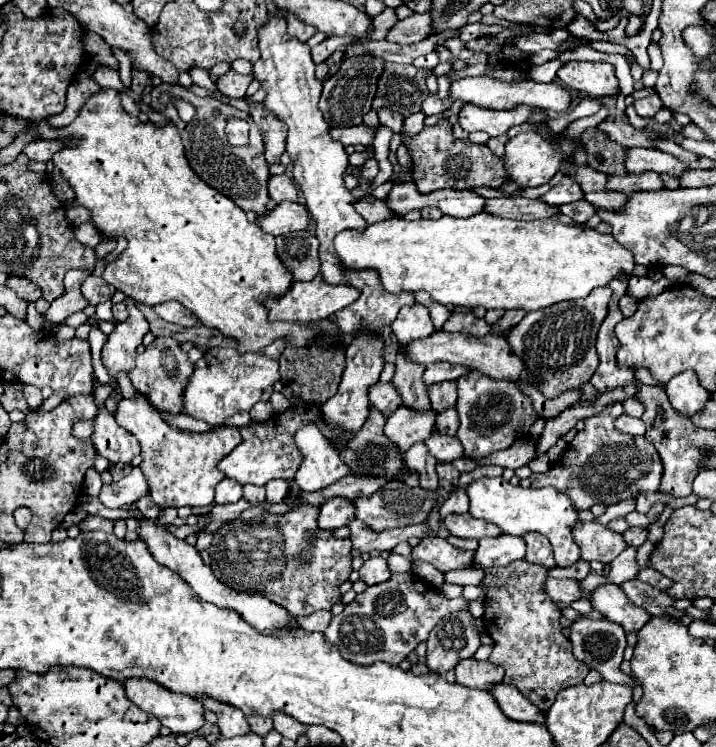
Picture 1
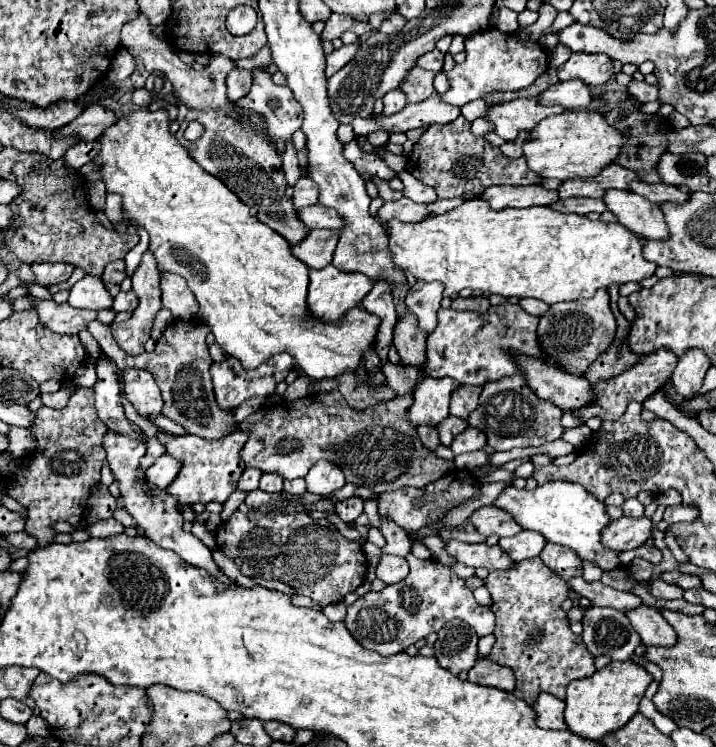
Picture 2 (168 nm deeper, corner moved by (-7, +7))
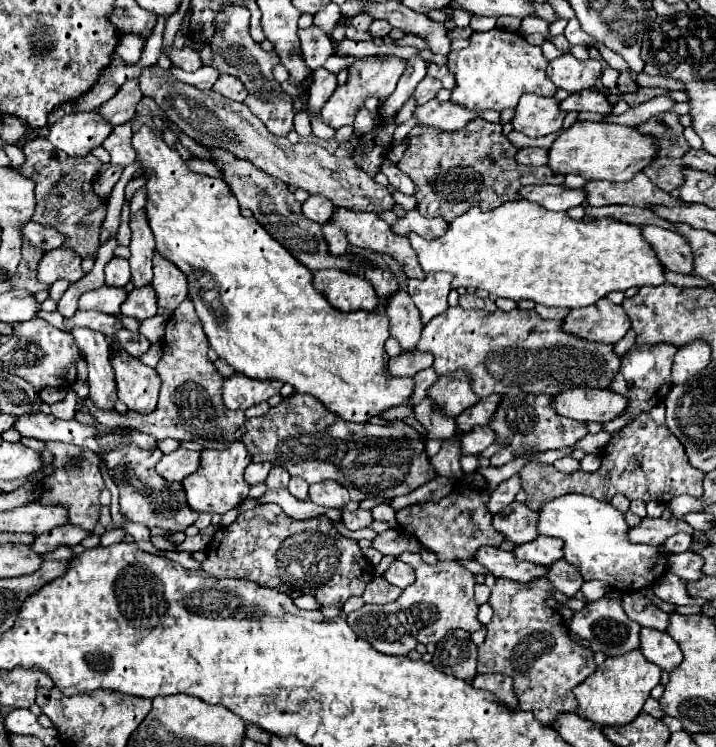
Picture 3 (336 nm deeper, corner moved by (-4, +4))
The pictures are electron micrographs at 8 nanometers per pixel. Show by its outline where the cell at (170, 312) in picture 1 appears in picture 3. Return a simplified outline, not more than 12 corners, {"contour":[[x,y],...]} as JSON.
{"contour":[[154,253],[152,287],[162,309],[174,311],[188,295],[186,277]]}

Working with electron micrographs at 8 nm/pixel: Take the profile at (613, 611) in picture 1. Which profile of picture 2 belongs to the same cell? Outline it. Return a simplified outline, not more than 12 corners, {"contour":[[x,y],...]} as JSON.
{"contour":[[641,604],[625,612],[645,646],[675,644],[661,610]]}

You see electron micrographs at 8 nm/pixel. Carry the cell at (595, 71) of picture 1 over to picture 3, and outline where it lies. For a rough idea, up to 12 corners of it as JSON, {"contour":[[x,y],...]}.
{"contour":[[566,53],[548,63],[556,87],[578,93],[596,87],[598,59]]}

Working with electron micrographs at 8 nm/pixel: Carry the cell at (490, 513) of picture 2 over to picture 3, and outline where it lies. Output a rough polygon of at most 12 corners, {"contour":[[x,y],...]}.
{"contour":[[514,501],[492,525],[520,545],[538,537],[536,511]]}

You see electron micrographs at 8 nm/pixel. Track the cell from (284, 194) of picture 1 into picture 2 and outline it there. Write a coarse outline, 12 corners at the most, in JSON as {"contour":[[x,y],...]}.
{"contour":[[301,176],[293,186],[295,208],[315,204],[317,184]]}

